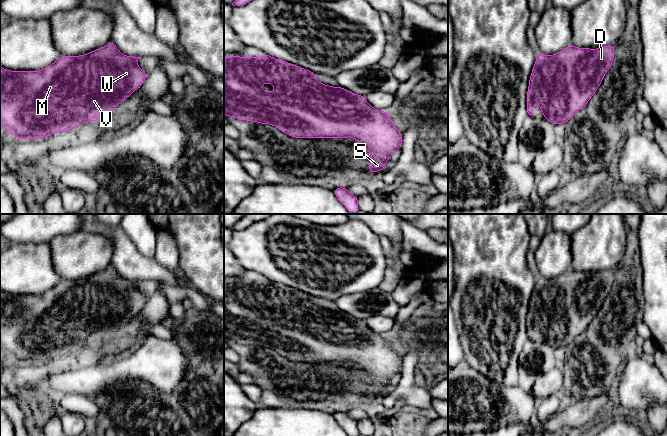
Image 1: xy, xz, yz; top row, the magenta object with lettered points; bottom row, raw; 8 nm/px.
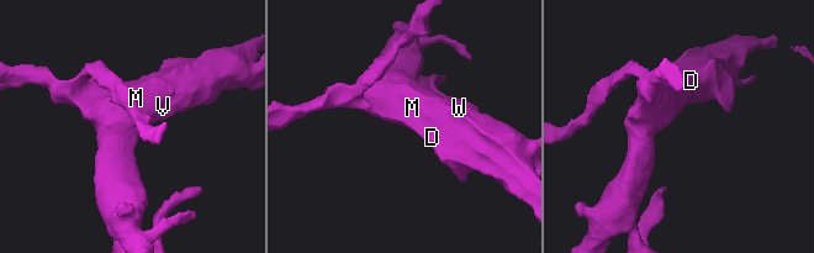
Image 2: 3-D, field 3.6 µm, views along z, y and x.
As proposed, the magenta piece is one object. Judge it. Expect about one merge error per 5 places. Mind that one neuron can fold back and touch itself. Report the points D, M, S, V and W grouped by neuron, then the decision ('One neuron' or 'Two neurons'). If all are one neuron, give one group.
Groups: D M S V W. One neuron

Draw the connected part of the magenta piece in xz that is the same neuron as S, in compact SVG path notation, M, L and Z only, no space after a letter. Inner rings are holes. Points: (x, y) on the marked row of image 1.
M267 53L264 57L224 57L224 114L239 120L273 125L295 138L354 138L371 154L370 173L382 171L389 158L402 147L402 133L393 124L388 112L372 107L365 96L340 86L320 83L316 73L271 57ZM260 84L273 84L274 91L268 92Z

